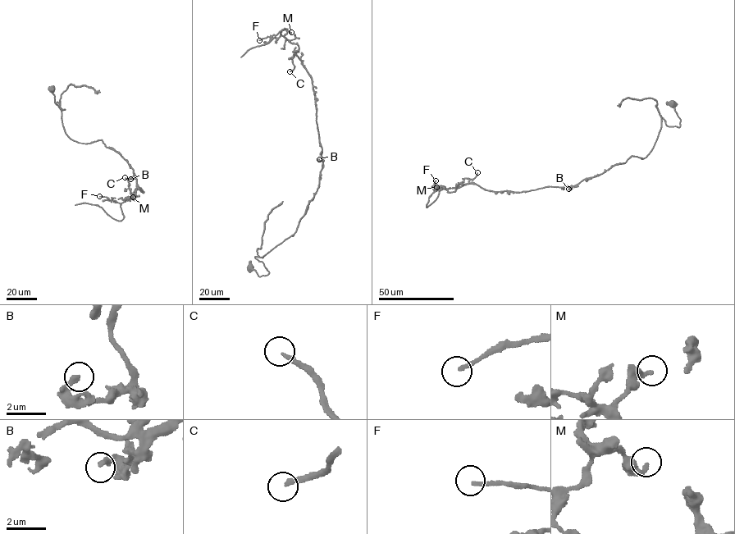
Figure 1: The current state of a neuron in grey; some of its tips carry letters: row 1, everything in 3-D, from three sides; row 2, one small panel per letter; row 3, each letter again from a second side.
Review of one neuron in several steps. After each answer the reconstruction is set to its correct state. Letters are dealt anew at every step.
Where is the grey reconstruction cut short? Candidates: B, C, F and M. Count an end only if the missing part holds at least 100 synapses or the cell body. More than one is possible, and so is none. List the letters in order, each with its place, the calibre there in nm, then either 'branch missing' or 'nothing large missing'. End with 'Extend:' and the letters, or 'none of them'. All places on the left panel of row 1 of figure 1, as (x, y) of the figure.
B: (130, 179) | 280 nm | nothing large missing
C: (125, 177) | 220 nm | branch missing
F: (99, 196) | 180 nm | nothing large missing
M: (133, 197) | 320 nm | nothing large missing
Extend: C

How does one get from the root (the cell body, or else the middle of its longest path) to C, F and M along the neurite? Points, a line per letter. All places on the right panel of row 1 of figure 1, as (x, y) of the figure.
C: (673, 103), (680, 125), (660, 116), (646, 157), (575, 185), (458, 186), (477, 172)
F: (673, 103), (680, 125), (660, 116), (646, 157), (572, 186), (449, 192), (435, 180)
M: (673, 103), (680, 125), (660, 116), (646, 157), (575, 185), (436, 187)

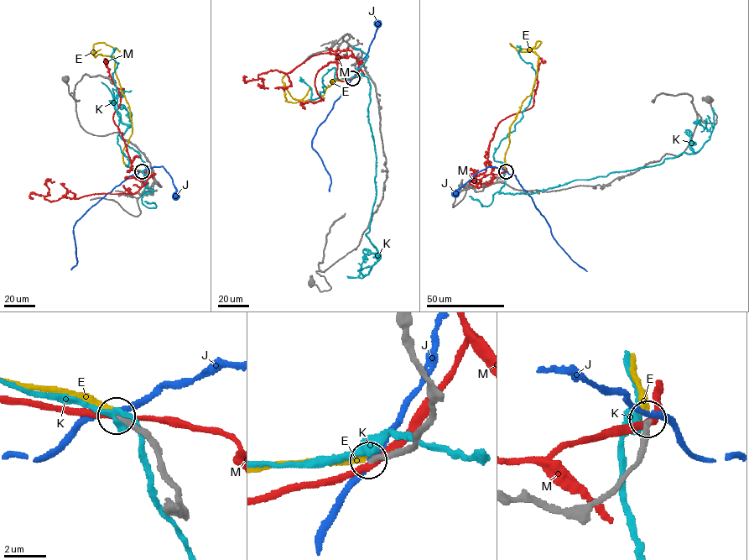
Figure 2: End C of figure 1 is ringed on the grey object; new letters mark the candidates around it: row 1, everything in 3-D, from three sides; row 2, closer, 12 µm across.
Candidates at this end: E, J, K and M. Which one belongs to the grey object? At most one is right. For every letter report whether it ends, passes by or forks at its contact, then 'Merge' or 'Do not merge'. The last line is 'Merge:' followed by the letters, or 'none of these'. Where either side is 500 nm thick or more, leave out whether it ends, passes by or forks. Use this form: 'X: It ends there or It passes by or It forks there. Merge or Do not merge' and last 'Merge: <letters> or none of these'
E: It ends there. Do not merge
J: It passes by. Do not merge
K: It passes by. Do not merge
M: It passes by. Do not merge
Merge: none of these

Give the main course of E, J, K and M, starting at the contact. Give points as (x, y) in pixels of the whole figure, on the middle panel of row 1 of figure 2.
E: (352, 78), (334, 77), (324, 94), (304, 101), (283, 85), (285, 101), (297, 102), (309, 86)
J: (352, 78), (368, 50), (377, 23)
K: (352, 77), (363, 75), (371, 86), (376, 161), (366, 234), (379, 259), (360, 272), (375, 262)
M: (353, 78), (360, 69), (352, 54), (320, 53), (287, 73), (258, 75), (263, 85), (258, 84), (268, 89)

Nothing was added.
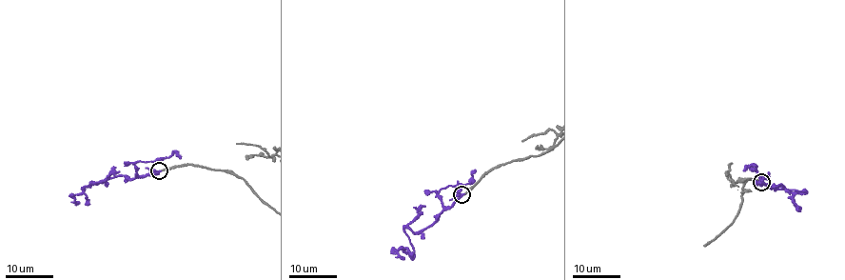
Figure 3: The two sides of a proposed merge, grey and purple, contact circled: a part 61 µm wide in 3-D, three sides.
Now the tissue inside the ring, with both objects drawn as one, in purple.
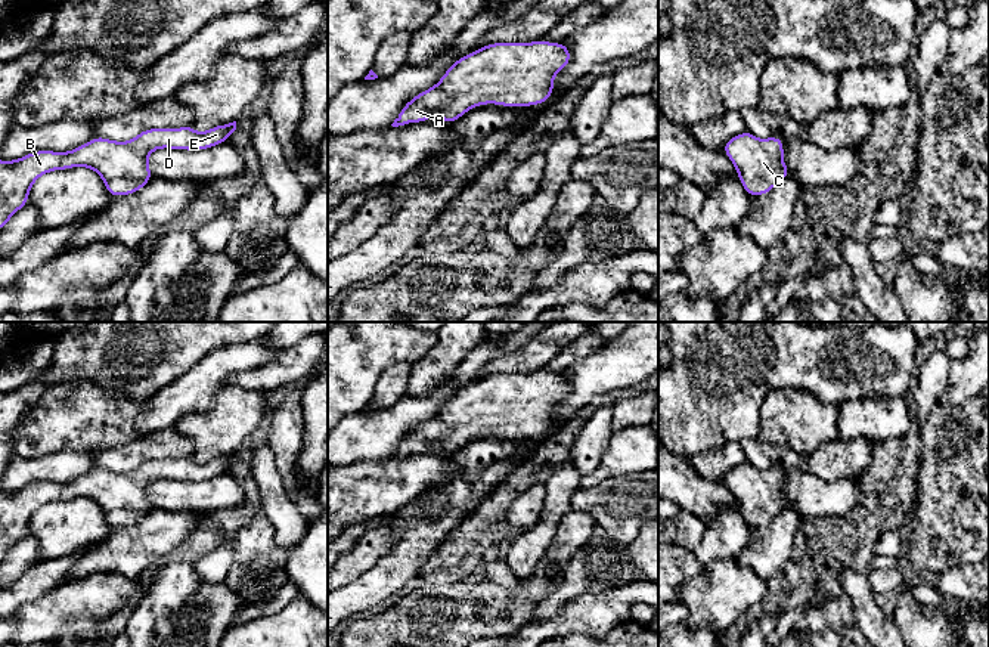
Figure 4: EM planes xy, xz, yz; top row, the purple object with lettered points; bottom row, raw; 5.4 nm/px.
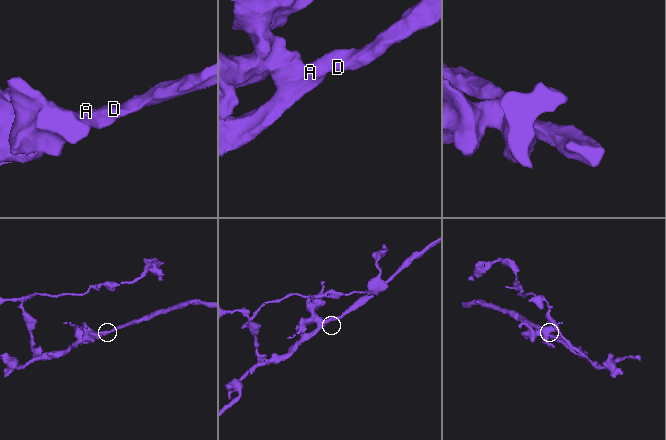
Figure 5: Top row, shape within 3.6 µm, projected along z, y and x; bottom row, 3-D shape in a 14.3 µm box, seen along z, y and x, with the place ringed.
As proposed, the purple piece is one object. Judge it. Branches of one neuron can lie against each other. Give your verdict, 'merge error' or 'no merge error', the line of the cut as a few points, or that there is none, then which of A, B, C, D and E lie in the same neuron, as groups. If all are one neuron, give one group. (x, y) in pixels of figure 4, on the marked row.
no merge error; no cut; A B C D E

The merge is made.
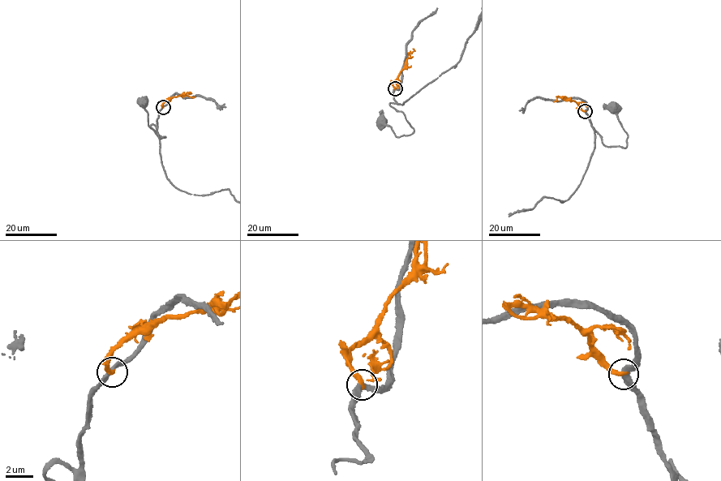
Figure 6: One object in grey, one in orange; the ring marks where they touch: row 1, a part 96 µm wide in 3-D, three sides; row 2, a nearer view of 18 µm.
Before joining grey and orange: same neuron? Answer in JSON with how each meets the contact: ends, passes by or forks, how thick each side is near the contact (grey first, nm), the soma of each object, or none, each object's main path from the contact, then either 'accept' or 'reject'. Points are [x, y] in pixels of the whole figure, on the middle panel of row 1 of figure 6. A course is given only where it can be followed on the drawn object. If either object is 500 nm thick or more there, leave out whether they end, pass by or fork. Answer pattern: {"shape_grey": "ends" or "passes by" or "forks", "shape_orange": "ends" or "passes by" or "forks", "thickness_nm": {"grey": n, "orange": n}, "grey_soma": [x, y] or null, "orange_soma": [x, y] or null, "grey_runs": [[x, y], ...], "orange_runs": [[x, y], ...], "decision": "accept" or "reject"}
{"shape_grey": "passes by", "shape_orange": "ends", "thickness_nm": {"grey": 340, "orange": 360}, "grey_soma": [381, 121], "orange_soma": null, "grey_runs": [[394, 88], [392, 92], [395, 103], [389, 105], [405, 114], [414, 131], [396, 136], [390, 127], [382, 122]], "orange_runs": [[394, 88], [392, 83], [404, 66], [407, 54], [414, 50], [413, 48]], "decision": "reject"}

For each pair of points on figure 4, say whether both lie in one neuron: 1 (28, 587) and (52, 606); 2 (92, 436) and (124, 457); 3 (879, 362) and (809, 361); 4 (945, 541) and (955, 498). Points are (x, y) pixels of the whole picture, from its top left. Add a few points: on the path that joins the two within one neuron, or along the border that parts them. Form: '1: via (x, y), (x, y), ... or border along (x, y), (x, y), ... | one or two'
1: border along (67, 576), (37, 598), (24, 603), (15, 612) | two
2: border along (142, 436), (117, 446), (90, 451) | two
3: via (861, 364), (830, 364), (827, 361) | one
4: via (946, 531), (955, 522), (955, 508) | one

